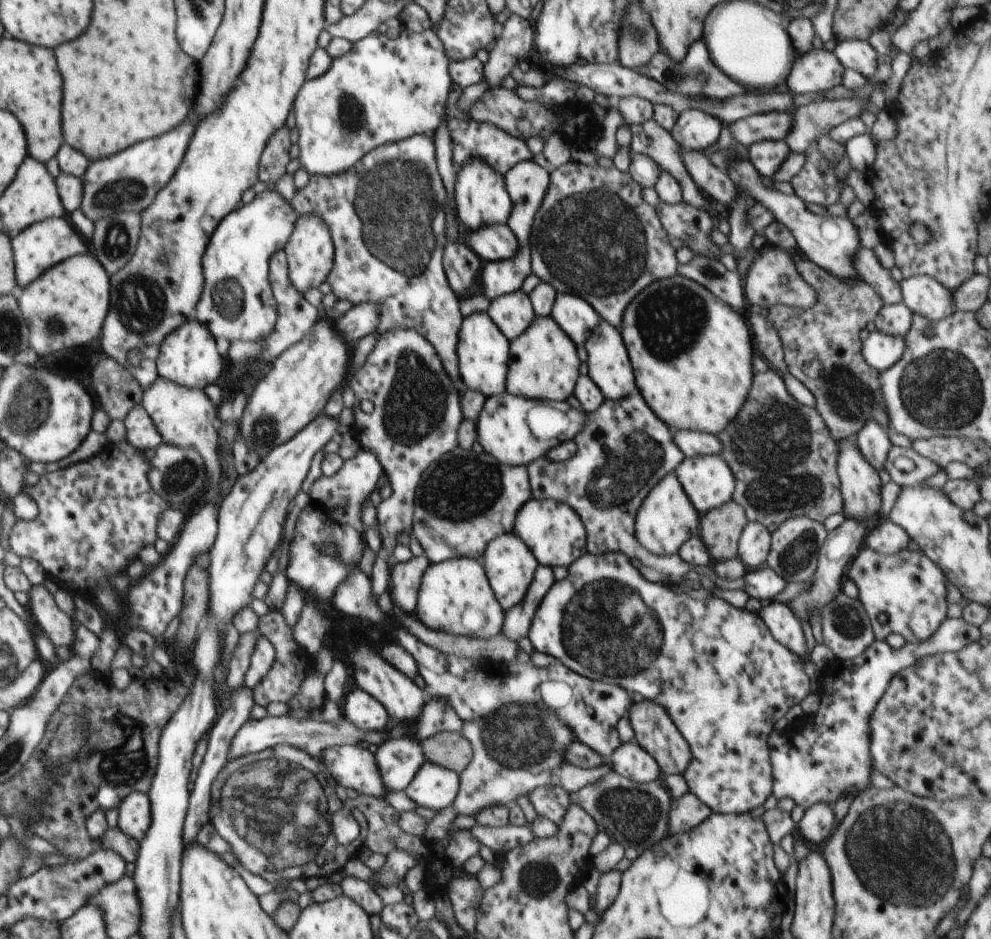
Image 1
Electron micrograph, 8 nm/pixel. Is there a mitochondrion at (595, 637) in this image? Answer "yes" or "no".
yes

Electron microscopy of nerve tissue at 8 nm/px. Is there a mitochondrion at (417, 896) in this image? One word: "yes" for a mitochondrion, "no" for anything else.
no

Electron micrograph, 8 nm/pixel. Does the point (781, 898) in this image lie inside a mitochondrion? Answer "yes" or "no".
no

